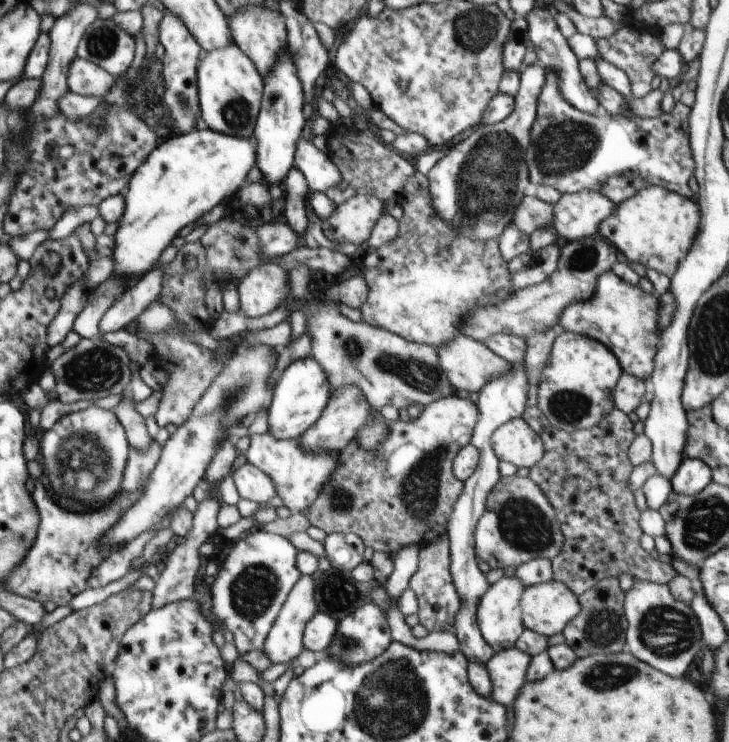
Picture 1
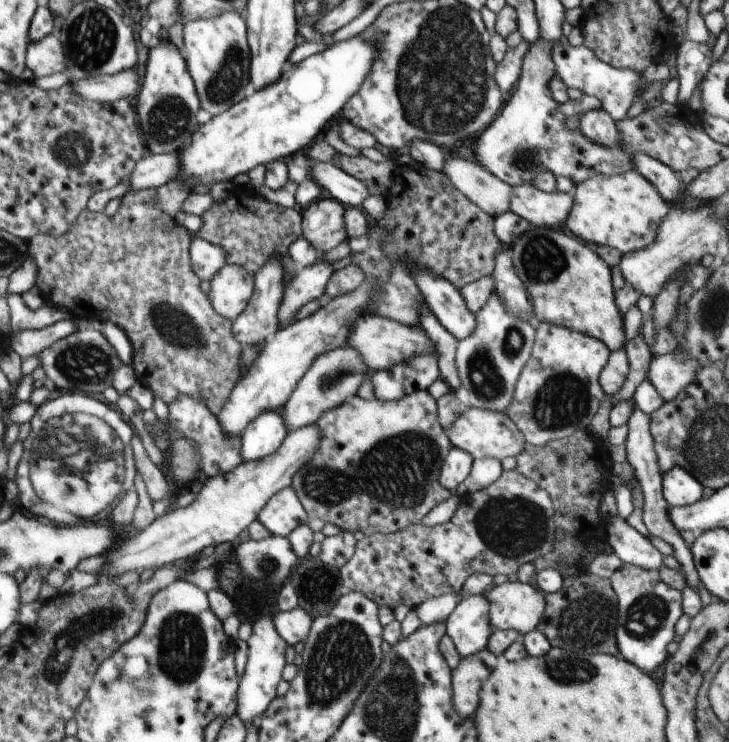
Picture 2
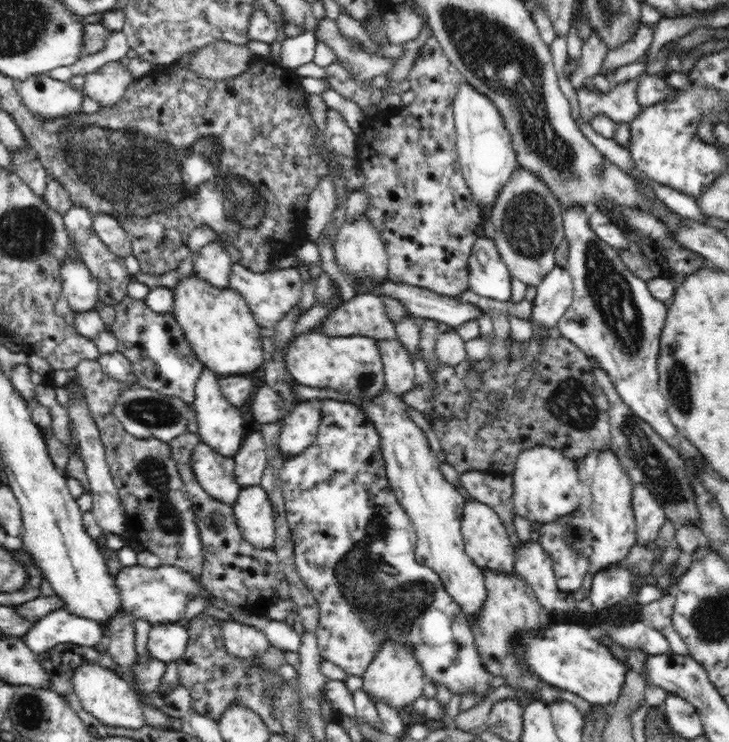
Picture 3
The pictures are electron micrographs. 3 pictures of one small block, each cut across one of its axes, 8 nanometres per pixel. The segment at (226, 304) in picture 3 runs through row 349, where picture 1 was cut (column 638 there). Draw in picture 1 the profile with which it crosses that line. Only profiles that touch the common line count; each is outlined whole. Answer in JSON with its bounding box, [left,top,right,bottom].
[598,186,700,278]

